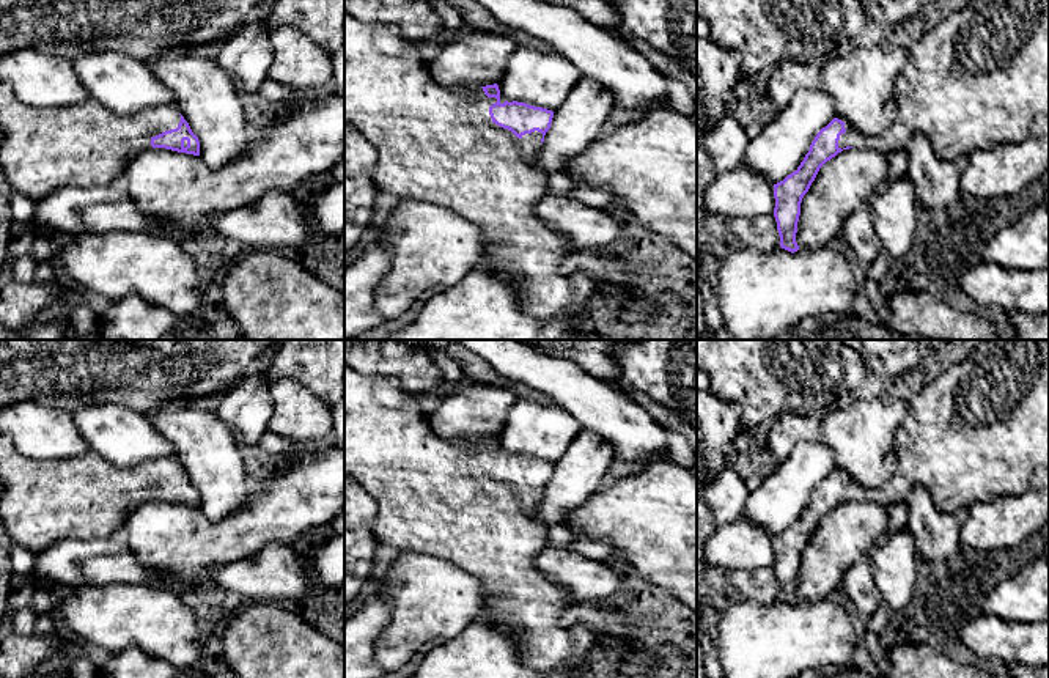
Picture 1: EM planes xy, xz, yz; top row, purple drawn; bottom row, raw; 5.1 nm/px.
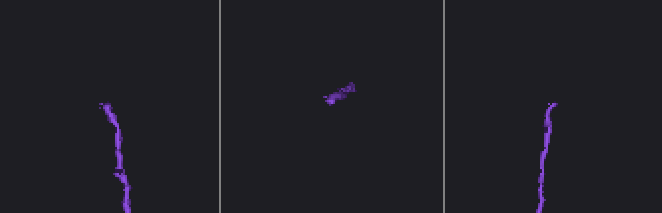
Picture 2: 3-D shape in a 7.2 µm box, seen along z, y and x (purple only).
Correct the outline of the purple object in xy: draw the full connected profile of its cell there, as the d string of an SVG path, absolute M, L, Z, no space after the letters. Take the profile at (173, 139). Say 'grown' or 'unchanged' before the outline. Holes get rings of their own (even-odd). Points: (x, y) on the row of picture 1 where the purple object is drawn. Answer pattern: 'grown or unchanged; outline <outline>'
grown; outline M0 82L0 129L3 175L14 192L33 200L61 186L110 186L148 145L200 156L200 140L178 109L160 105L134 116L120 116L94 98L77 105L36 109L20 102L6 82Z

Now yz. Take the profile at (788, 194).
grown; outline M967 0L966 5L940 20L933 30L915 35L906 66L895 79L896 118L878 137L867 137L834 118L823 127L810 145L796 171L774 184L774 217L780 247L794 253L801 203L815 181L819 168L843 149L871 148L885 154L906 149L909 140L926 135L939 160L969 157L977 149L1002 143L1021 143L1027 138L1036 115L1049 116L1049 0Z

